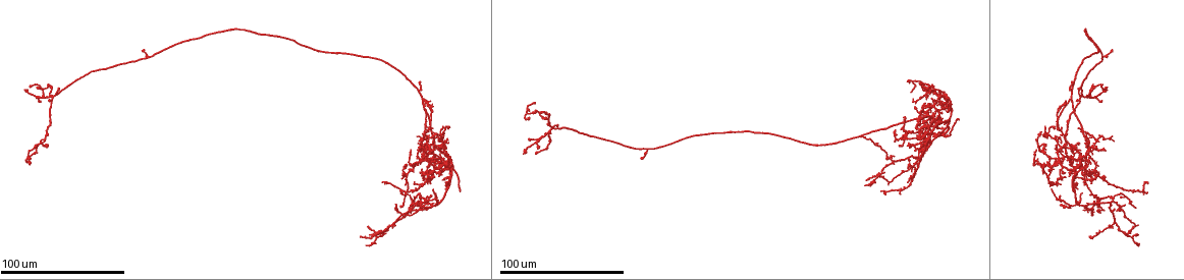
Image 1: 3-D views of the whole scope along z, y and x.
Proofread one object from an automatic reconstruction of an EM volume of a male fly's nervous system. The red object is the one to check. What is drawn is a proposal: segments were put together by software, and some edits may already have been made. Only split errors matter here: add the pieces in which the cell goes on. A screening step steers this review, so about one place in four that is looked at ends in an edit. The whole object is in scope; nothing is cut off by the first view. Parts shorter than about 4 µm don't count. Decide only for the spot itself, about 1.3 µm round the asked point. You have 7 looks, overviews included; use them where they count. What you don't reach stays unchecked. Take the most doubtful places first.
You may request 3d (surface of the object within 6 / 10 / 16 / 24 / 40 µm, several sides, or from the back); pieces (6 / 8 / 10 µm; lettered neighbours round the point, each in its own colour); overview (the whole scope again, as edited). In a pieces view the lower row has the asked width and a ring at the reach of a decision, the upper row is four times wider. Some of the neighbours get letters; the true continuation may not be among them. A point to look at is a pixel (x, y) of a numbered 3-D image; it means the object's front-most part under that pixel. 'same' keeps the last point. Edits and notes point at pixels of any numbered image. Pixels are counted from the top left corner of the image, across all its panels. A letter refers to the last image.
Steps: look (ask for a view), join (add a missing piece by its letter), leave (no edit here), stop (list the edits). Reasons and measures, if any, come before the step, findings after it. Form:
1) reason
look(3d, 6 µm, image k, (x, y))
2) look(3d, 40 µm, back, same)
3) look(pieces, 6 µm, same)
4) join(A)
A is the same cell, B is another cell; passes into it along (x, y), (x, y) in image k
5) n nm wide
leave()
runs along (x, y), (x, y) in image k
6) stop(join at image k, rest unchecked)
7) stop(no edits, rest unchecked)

an open end
look(3d, 40 µm, image 1, (1071, 190))

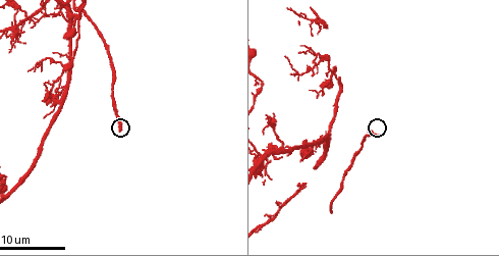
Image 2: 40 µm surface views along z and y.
look(pieces, 10 µm, image 2, (377, 136))

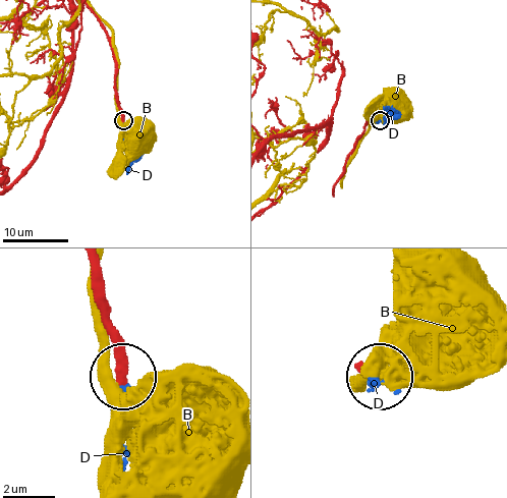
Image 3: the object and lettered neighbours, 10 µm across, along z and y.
join(D)
D is the same cell, B is another cell; it goes on there

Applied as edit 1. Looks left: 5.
look(overview)

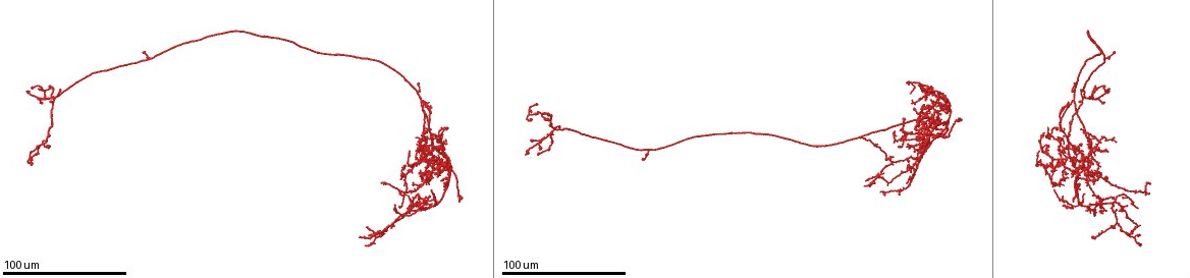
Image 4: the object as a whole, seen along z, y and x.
branch stops here
look(3d, 24 µm, image 4, (429, 208))

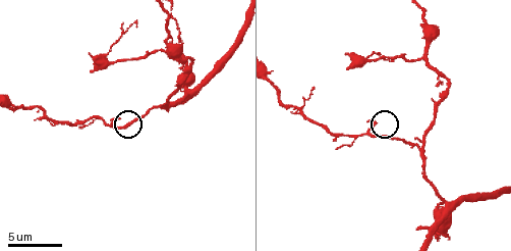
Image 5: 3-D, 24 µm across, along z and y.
see the neighbours
look(pieces, 8 µm, image 5, (116, 117))

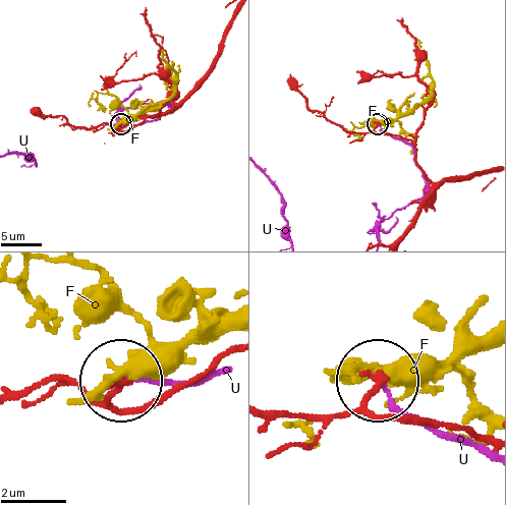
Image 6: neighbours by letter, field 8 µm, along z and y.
leave()
F and U are other cells; runs along (482, 439), (375, 414), (375, 387) in image 6; no lettered piece goes on from it

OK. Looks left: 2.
an open end
look(3d, 24 µm, image 1, (1067, 155))

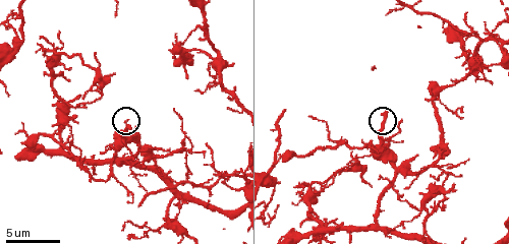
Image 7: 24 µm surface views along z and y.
look(pieces, 8 µm, image 7, (125, 122))

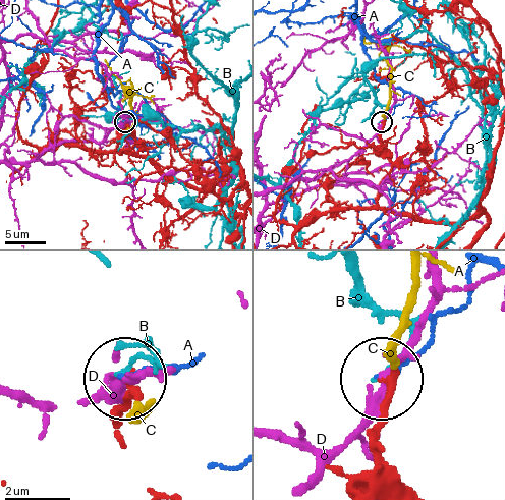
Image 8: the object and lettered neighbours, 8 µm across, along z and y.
join(C)
C is the same cell, A, B and D are other cells; passes into it along (382, 457), (377, 428), (409, 272) in image 8; it goes on there

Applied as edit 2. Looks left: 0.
stop(join at image 3, join at image 8, rest unchecked)

